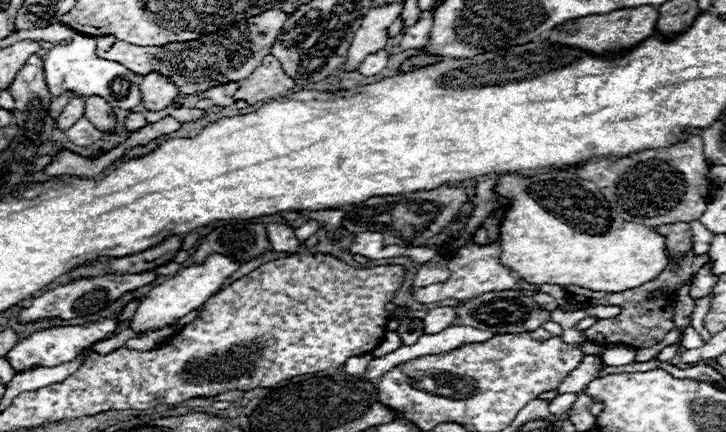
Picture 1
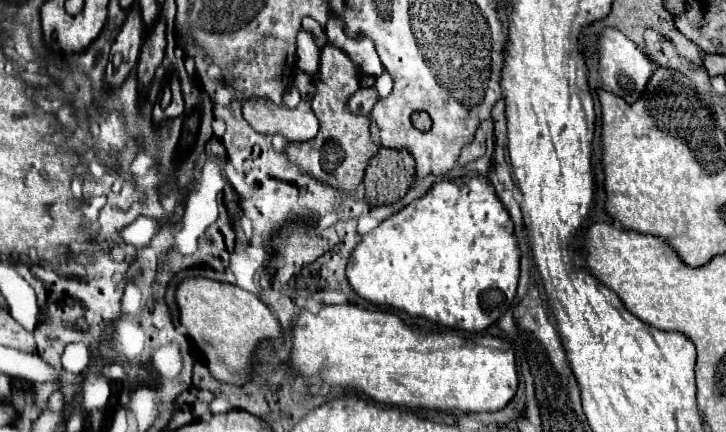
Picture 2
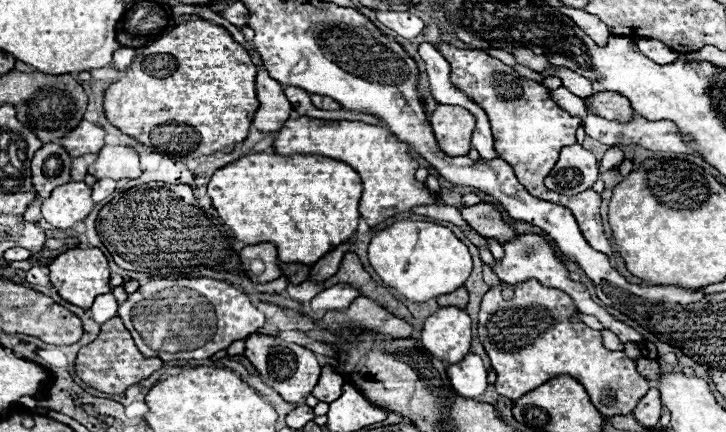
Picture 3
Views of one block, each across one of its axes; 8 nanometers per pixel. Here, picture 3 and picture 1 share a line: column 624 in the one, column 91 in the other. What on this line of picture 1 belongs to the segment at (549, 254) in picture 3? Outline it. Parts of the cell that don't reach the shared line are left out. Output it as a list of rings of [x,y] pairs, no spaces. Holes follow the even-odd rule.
[[[112,316],[104,322],[96,322],[96,324],[58,326],[58,328],[50,328],[50,330],[40,330],[40,332],[34,332],[34,334],[26,336],[26,338],[20,338],[18,344],[6,354],[6,358],[16,372],[24,372],[24,370],[34,368],[34,366],[56,366],[56,364],[74,360],[82,348],[86,348],[92,342],[112,334],[114,326],[116,326],[116,316]]]

